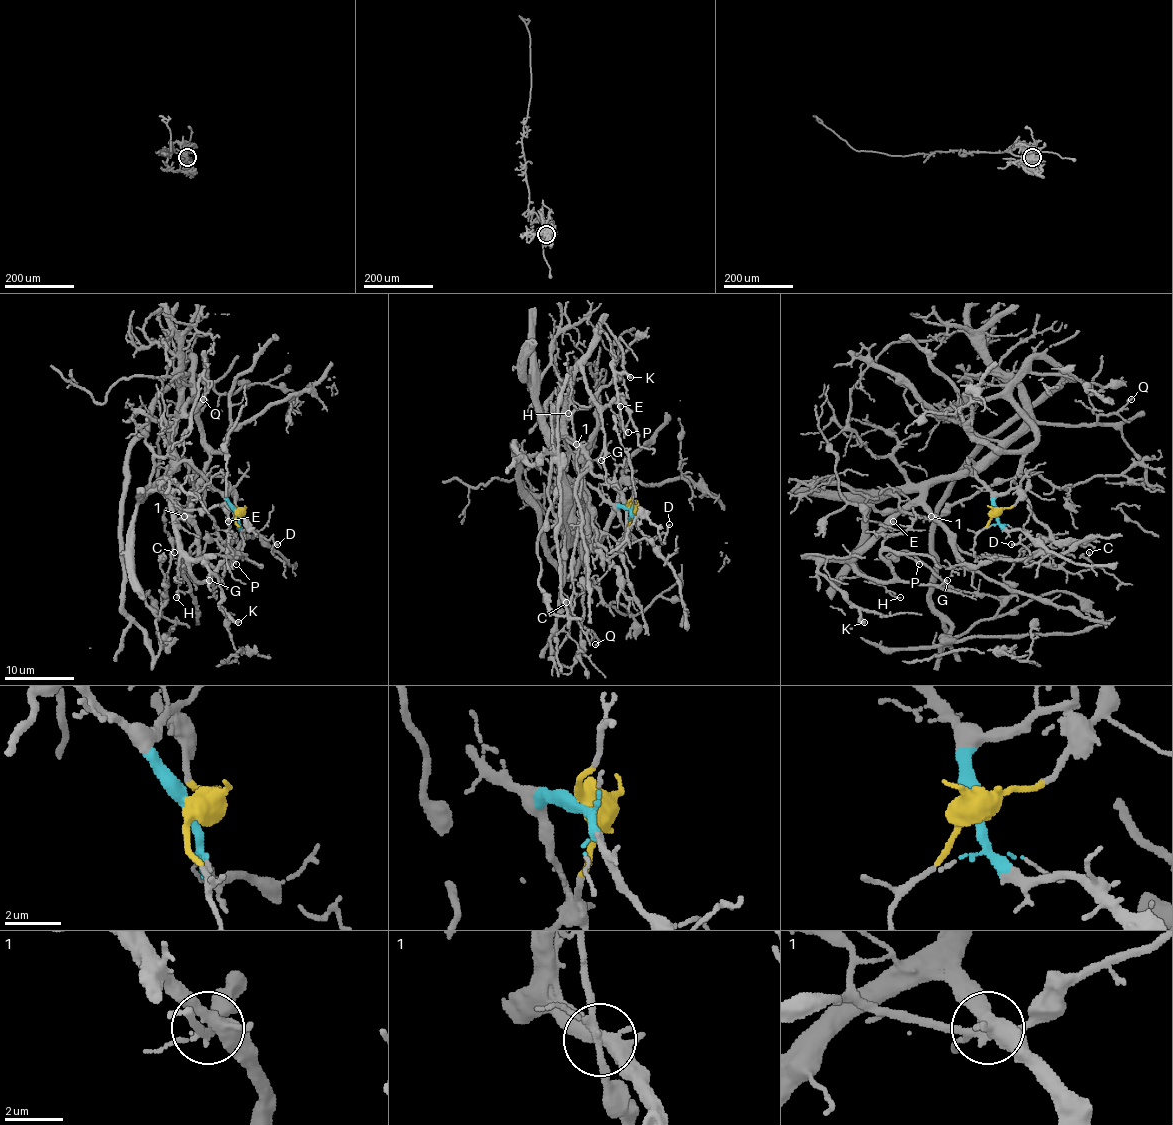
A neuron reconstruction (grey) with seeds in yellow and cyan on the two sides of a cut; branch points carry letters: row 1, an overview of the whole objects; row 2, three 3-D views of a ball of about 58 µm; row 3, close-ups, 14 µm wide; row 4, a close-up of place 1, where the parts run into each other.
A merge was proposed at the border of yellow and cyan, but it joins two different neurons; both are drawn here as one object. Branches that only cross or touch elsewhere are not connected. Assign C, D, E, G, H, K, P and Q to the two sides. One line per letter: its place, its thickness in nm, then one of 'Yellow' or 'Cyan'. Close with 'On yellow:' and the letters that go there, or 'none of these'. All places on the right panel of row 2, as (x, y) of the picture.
C: Place: (1089, 552). Thickness 130 nm. Cyan
D: Place: (1011, 544). Thickness 140 nm. Cyan
E: Place: (893, 521). Thickness 120 nm. Cyan
G: Place: (947, 580). Thickness 110 nm. Cyan
H: Place: (900, 597). Thickness 90 nm. Cyan
K: Place: (864, 622). Thickness 240 nm. Cyan
P: Place: (919, 564). Thickness 130 nm. Cyan
Q: Place: (1131, 399). Thickness 140 nm. Cyan
On yellow: none of these

